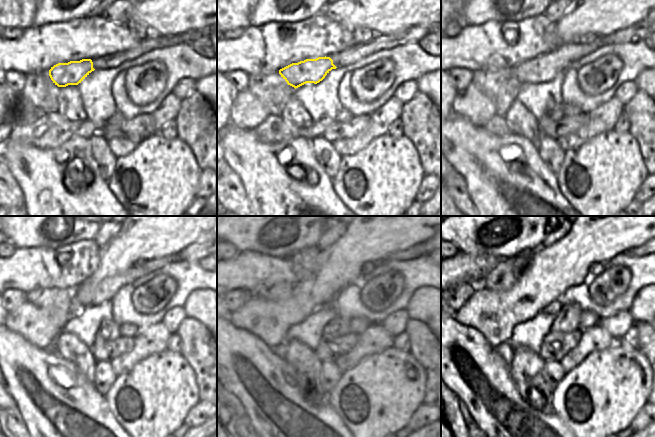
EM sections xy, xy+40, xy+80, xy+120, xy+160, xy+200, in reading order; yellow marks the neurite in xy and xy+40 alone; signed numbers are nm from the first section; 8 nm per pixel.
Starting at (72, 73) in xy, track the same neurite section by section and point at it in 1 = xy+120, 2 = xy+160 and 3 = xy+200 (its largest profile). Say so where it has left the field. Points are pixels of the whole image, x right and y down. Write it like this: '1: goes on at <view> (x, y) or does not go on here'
1: goes on at xy+120 (105, 291)
2: goes on at xy+160 (419, 249)
3: goes on at xy+200 (643, 250)

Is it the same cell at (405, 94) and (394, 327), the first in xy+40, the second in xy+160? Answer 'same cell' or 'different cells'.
same cell

